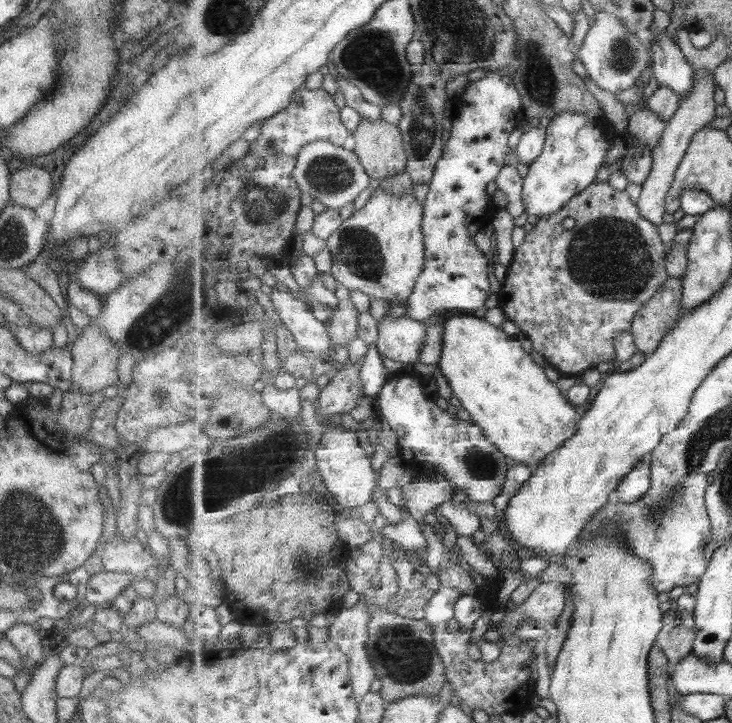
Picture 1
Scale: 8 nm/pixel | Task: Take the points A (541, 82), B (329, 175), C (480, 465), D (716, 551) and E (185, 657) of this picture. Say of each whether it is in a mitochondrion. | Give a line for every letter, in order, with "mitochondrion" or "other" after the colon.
A: mitochondrion
B: mitochondrion
C: mitochondrion
D: other
E: other

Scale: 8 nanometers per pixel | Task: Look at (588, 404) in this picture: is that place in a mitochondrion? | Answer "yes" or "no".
no

